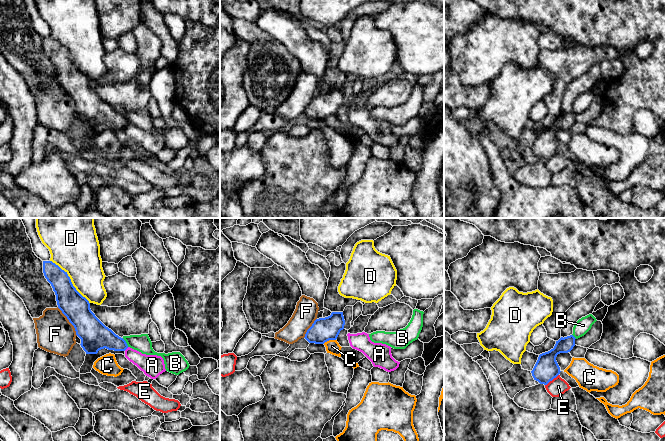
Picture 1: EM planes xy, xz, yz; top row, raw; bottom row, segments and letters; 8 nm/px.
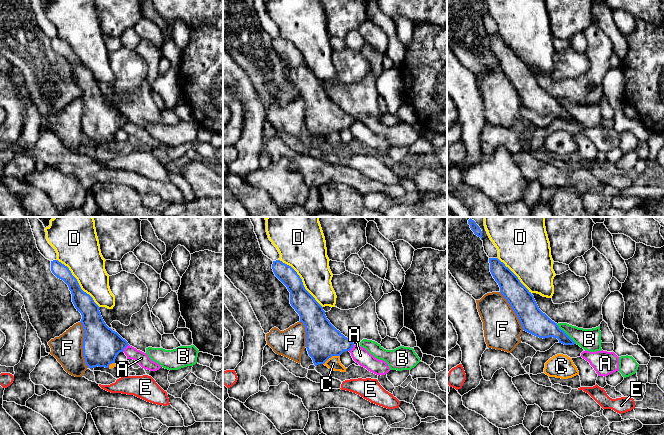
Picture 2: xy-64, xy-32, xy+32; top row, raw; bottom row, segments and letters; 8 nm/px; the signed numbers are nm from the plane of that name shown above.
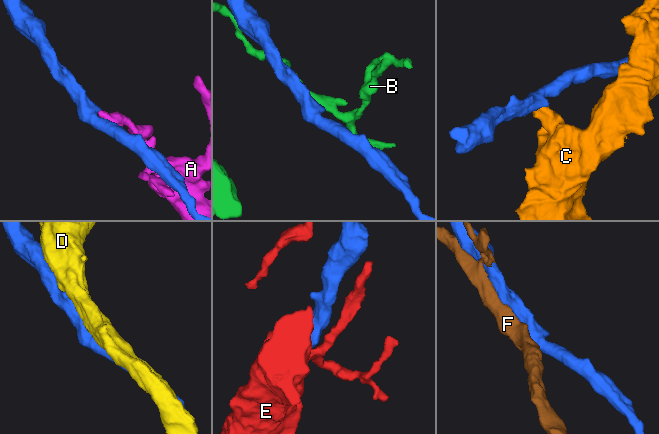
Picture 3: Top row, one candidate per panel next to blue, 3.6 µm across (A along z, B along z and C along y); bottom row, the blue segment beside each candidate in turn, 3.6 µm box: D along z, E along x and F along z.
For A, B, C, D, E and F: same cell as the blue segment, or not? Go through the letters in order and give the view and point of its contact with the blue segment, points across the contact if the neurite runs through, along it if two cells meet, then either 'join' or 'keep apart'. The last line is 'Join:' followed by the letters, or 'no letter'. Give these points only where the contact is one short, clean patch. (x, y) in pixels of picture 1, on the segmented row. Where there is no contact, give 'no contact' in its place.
A: meets blue in xy at (126, 348); border along xy (128, 347), (124, 350); keep apart
B: meets blue in xy at (125, 342); keep apart
C: meets blue in xz at (329, 339); border along xz (335, 339), (329, 339), (323, 343); keep apart
D: meets blue in xy at (70, 280); keep apart
E: meets blue in yz at (551, 380); border along yz (558, 374), (545, 385); keep apart
F: meets blue in xy at (69, 321); keep apart
Join: no letter

